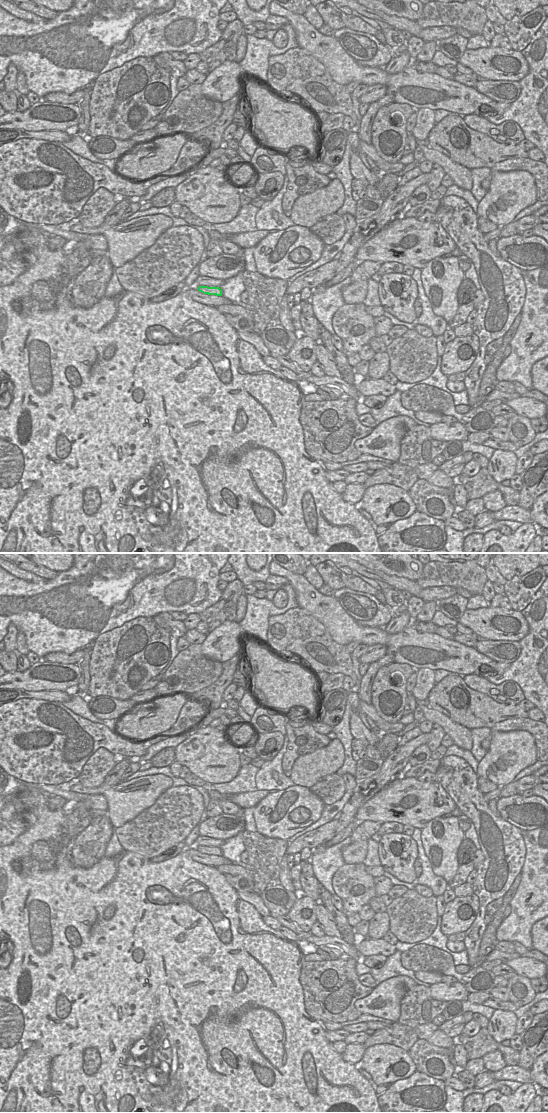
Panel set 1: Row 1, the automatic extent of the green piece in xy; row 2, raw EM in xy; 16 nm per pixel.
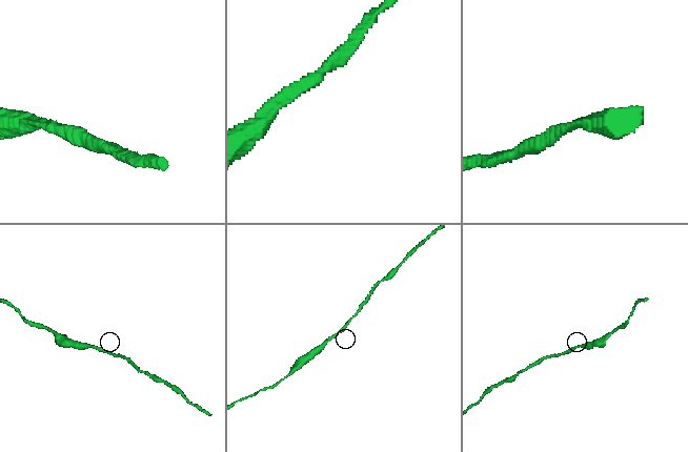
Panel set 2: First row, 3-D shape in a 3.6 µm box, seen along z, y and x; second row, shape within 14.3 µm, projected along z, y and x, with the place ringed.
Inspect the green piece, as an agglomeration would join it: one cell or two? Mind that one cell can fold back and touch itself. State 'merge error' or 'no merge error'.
no merge error

